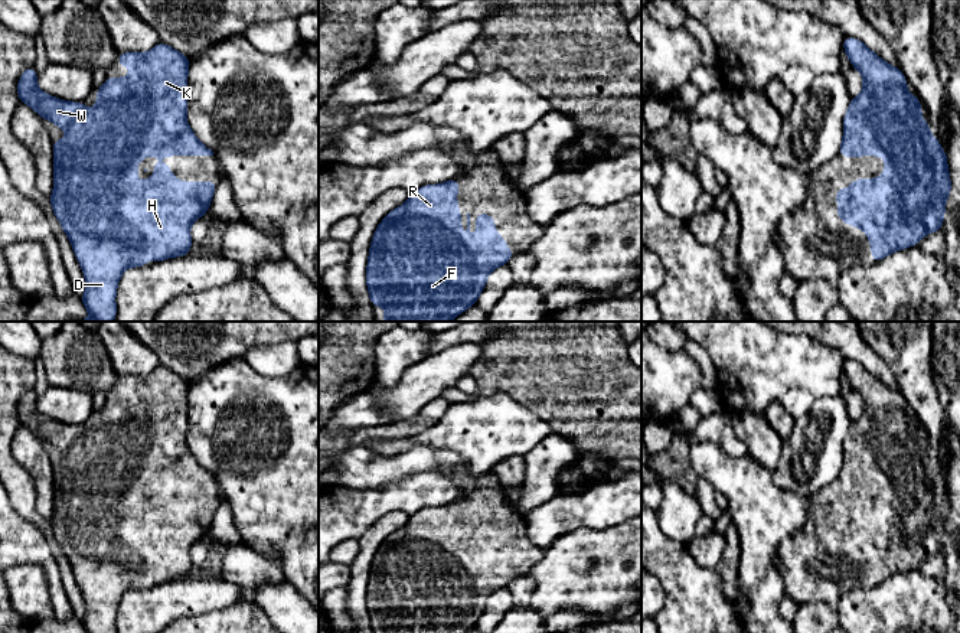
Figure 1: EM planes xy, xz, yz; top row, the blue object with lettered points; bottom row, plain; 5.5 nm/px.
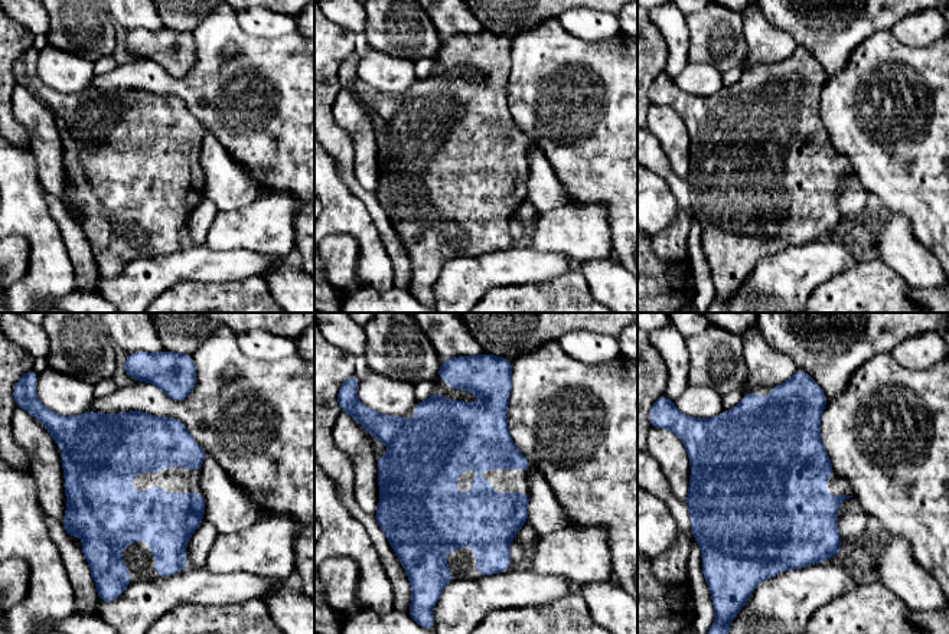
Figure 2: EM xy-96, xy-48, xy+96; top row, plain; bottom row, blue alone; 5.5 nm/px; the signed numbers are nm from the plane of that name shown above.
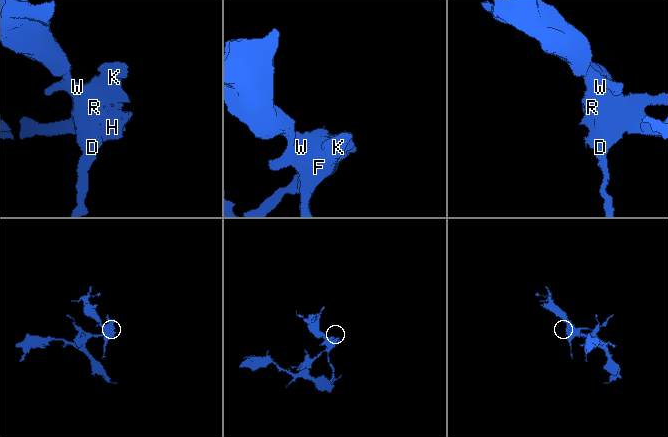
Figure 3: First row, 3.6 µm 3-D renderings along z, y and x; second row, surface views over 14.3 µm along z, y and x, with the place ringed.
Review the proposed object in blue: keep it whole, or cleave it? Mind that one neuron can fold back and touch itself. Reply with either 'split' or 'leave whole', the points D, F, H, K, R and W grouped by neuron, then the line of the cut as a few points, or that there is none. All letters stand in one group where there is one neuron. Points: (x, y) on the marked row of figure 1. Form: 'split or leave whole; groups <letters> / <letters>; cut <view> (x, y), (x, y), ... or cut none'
leave whole; groups D F H K R W; cut none

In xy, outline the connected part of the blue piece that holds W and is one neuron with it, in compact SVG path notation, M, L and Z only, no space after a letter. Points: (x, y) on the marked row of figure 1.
M159 42L151 50L146 53L137 52L124 52L115 59L121 66L130 66L131 75L128 78L107 78L107 82L97 88L97 107L89 112L84 102L71 102L62 101L55 97L50 97L40 91L36 84L37 74L33 66L23 71L19 82L17 82L17 94L20 102L27 104L32 110L35 110L43 120L50 120L53 124L69 133L71 136L61 140L53 140L53 172L55 172L55 183L53 192L49 198L53 213L62 225L63 232L68 235L72 248L75 251L76 260L85 275L85 293L79 297L82 304L89 311L89 320L76 320L76 322L112 322L117 314L115 307L115 293L118 287L118 281L121 274L131 267L143 267L150 260L151 264L157 261L163 261L173 257L182 257L190 254L190 226L192 223L203 216L210 205L212 196L218 186L218 182L180 182L174 179L174 174L170 167L166 166L164 161L154 163L154 177L144 179L141 185L137 183L137 163L143 160L144 156L213 156L213 151L205 147L193 134L192 128L186 121L187 111L187 72L190 59L176 49L170 48Z

